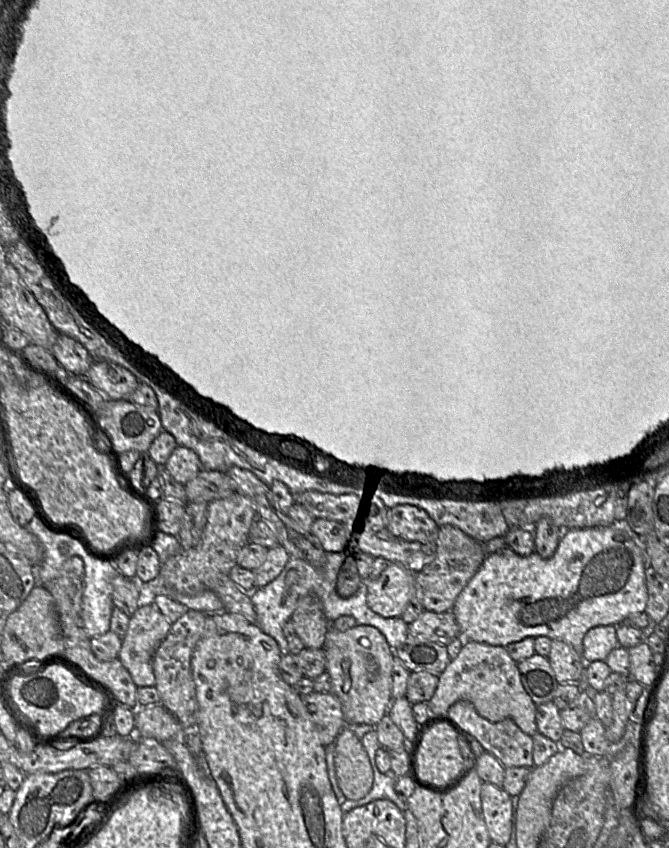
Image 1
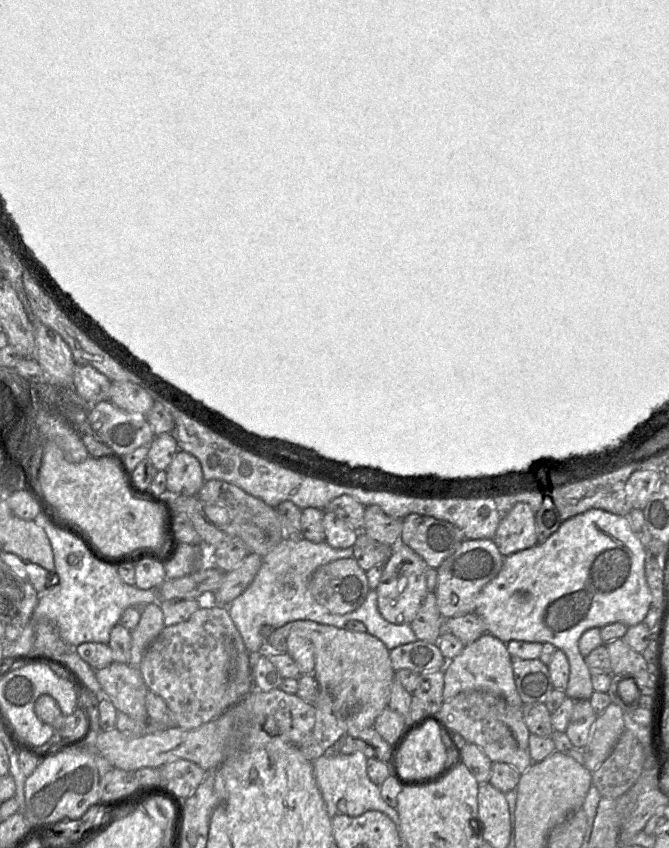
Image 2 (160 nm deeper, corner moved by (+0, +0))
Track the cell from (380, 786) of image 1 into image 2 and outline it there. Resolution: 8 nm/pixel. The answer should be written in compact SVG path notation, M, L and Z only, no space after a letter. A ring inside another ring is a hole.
M369 777L356 784L347 784L345 790L347 792L343 793L342 799L346 800L346 815L357 817L367 811L380 811L399 826L397 810L385 803L380 793L380 786L374 784Z

